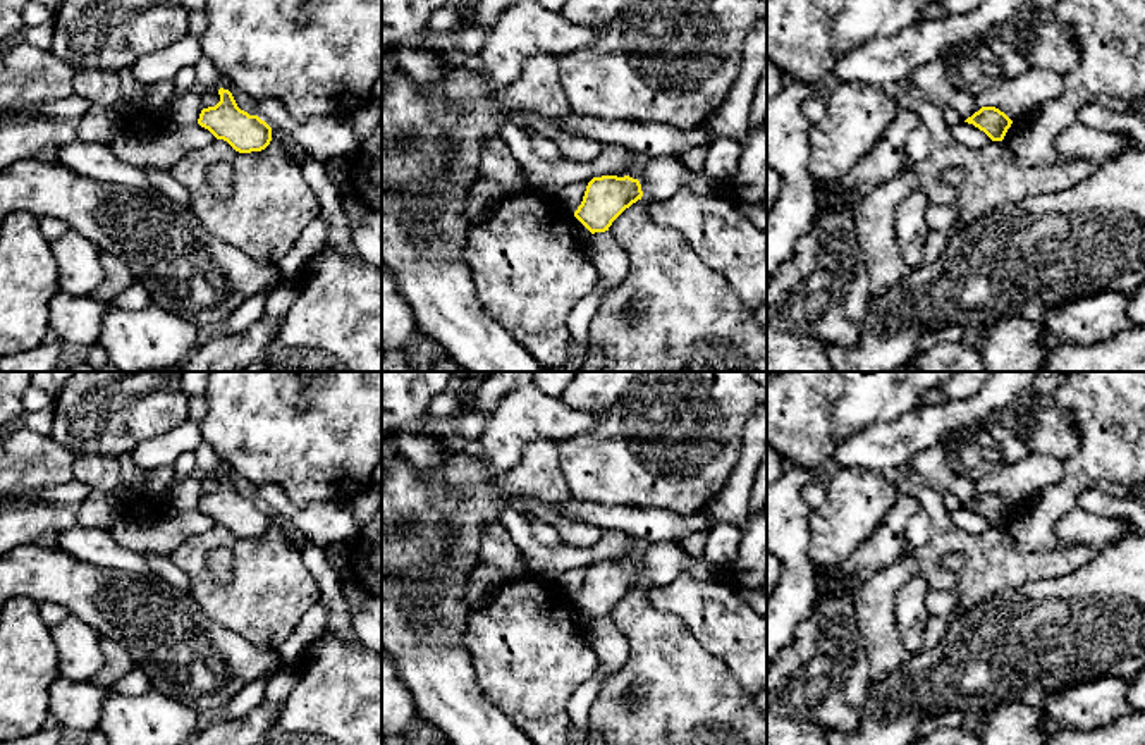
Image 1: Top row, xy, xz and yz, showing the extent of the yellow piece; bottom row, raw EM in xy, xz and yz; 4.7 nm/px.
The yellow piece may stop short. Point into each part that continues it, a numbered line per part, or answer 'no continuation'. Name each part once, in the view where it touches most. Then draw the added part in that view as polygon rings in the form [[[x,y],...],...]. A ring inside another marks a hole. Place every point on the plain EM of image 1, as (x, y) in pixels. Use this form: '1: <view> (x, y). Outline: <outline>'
no continuation

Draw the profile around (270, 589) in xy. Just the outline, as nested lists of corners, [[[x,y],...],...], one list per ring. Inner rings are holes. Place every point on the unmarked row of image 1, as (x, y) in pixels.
[[[273,513],[272,526],[261,537],[239,539],[227,526],[215,525],[208,532],[186,539],[170,554],[170,559],[189,576],[191,595],[208,618],[265,650],[277,650],[296,631],[304,613],[321,599],[321,590],[316,578],[303,563],[301,547],[296,533],[284,520],[280,520]],[[218,547],[230,547],[236,554],[232,578],[229,583],[217,582],[210,575],[206,564],[206,556]]]

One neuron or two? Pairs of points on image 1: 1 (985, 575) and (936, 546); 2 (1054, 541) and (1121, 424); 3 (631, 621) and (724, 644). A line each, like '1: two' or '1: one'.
1: one
2: one
3: two

